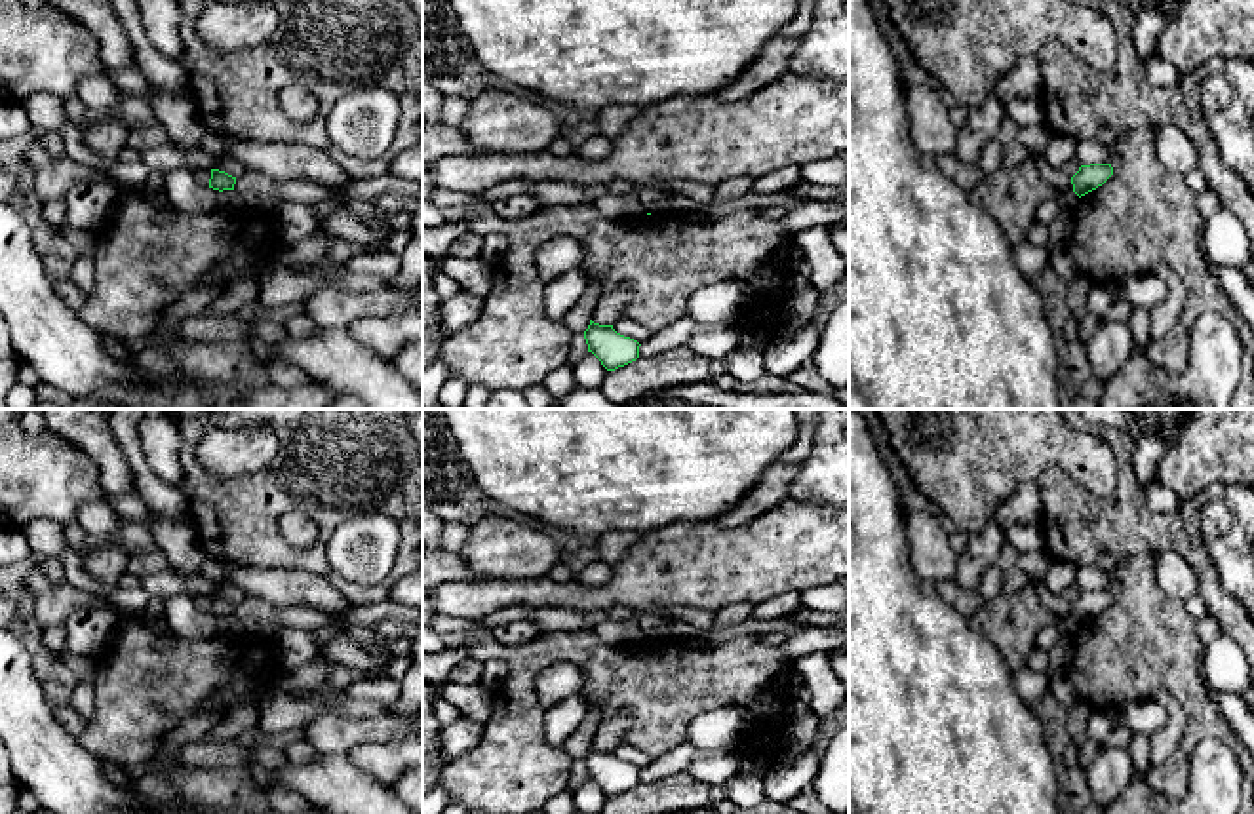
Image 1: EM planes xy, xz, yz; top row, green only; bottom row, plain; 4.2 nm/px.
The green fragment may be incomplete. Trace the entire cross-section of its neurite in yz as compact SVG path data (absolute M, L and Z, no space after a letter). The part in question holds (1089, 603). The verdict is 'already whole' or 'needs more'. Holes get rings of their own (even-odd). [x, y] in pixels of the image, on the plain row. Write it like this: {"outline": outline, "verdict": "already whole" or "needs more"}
{"outline": "M1111 590L1081 591L1071 603L1073 618L1081 624L1102 612L1113 601Z", "verdict": "already whole"}

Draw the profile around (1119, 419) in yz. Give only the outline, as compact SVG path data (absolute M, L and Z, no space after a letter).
M1081 409L1083 417L1098 426L1111 426L1127 436L1140 432L1138 422L1125 409Z

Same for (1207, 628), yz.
M1208 612L1195 620L1195 633L1203 647L1224 635L1220 624Z

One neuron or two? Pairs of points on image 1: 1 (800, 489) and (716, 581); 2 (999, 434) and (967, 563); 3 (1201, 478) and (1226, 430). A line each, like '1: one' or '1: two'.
1: two
2: two
3: one

